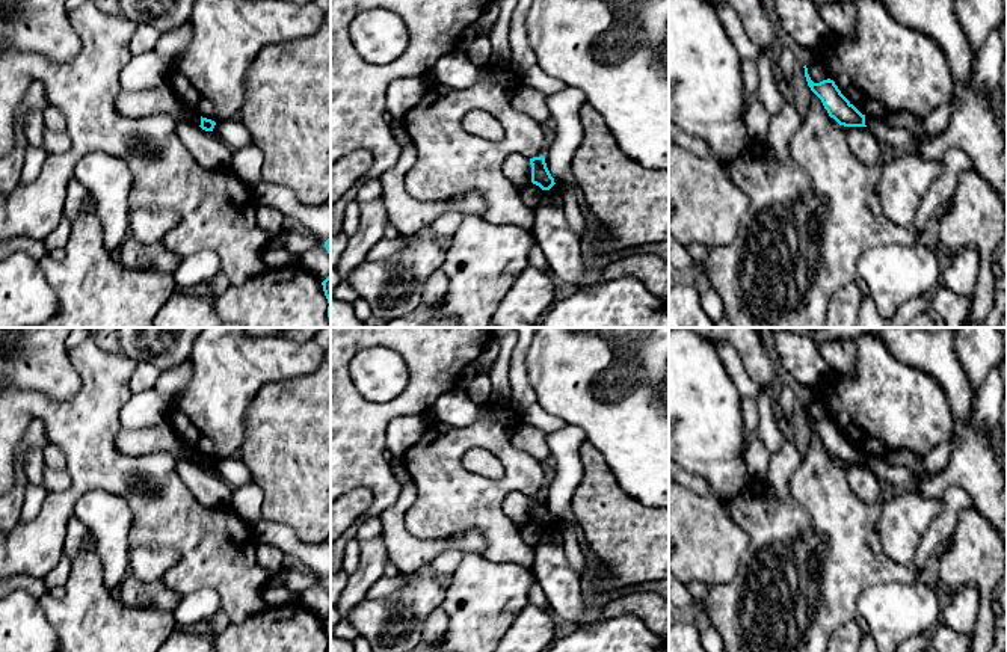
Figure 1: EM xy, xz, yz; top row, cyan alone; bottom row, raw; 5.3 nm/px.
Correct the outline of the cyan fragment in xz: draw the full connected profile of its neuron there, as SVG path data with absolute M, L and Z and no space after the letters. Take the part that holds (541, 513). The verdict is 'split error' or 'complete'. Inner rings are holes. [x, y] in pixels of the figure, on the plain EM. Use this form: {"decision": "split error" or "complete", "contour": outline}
{"decision": "complete", "contour": "M533 495L530 497L531 503L531 521L539 524L542 528L550 528L556 521L554 516L551 515L545 495Z"}

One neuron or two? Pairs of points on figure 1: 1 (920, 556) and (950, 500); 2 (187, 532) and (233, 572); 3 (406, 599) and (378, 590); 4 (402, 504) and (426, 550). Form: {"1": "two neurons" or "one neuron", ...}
{"1": "one neuron", "2": "one neuron", "3": "two neurons", "4": "one neuron"}

